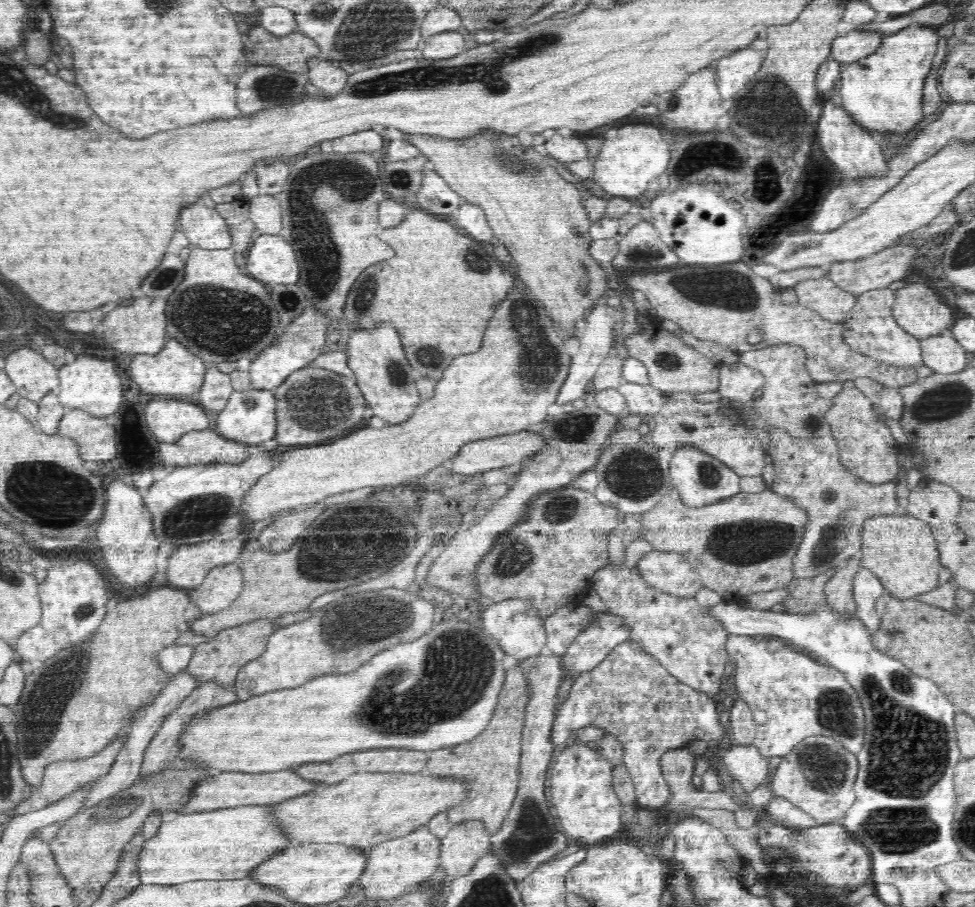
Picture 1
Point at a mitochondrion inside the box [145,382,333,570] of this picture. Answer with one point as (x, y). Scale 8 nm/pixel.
(202, 514)

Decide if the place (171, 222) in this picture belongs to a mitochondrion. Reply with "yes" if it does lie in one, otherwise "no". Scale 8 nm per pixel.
no

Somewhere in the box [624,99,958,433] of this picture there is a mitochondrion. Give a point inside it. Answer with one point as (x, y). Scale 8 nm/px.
(731, 290)

